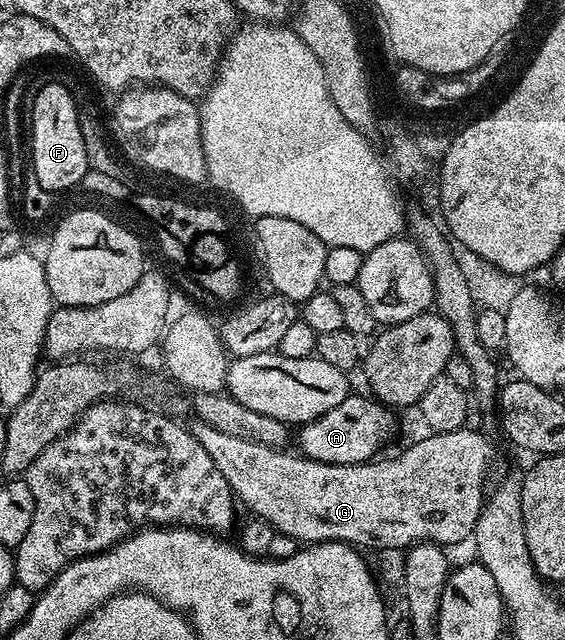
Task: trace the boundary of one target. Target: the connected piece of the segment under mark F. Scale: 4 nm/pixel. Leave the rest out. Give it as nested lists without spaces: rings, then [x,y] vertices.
[[[46,83],[34,95],[34,108],[30,111],[30,155],[34,158],[32,169],[44,189],[55,193],[66,191],[69,187],[78,187],[83,182],[90,162],[84,149],[84,137],[80,133],[78,106],[71,88],[62,83]]]

